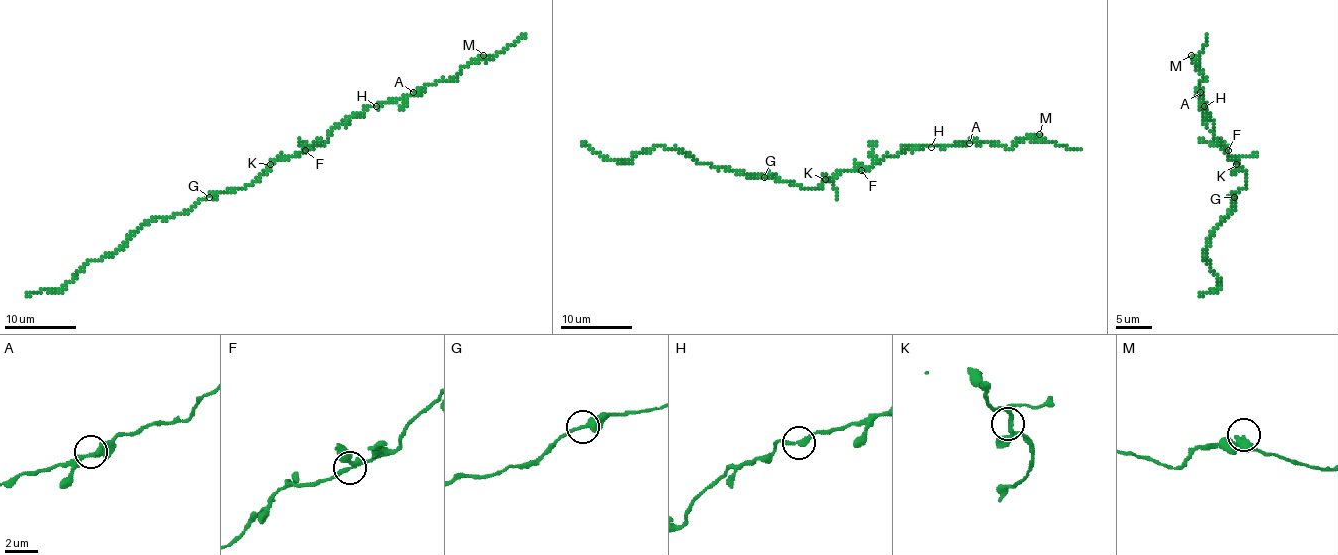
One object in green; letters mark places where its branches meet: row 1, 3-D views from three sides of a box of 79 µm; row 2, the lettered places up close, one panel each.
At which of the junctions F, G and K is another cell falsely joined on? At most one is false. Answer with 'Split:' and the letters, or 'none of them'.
Split: none of them

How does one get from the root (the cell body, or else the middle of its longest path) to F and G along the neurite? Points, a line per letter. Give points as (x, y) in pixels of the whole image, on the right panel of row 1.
F: (1238, 164), (1236, 159), (1227, 155), (1227, 150)
G: (1238, 164), (1247, 182), (1234, 197)

